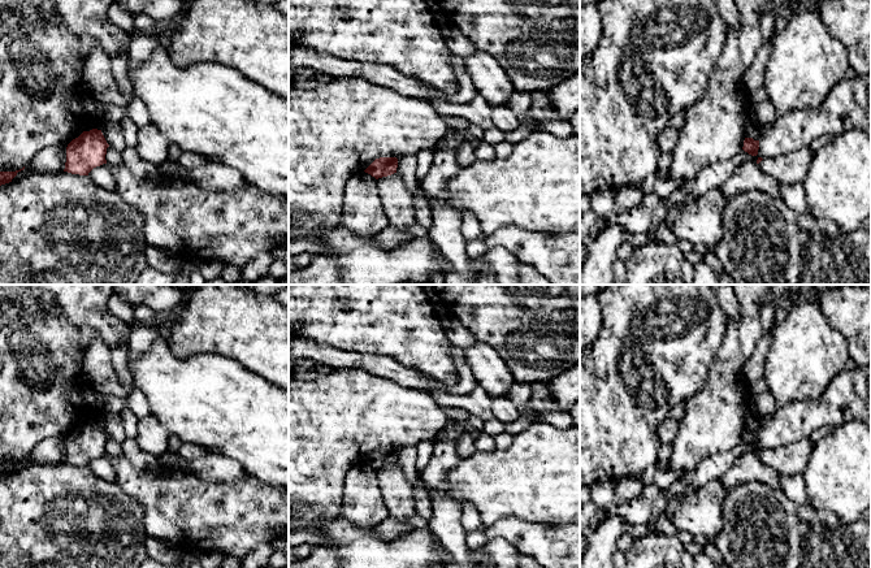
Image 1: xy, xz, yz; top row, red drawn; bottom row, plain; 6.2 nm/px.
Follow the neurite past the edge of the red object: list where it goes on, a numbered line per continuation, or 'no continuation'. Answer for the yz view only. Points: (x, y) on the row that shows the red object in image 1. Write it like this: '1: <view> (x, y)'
no continuation

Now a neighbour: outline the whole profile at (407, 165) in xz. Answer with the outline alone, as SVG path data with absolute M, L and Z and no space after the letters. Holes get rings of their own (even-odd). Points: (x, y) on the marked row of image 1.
M400 156L398 157L396 173L402 175L406 188L411 196L424 196L429 203L429 196L422 191L420 181L416 177L417 156Z

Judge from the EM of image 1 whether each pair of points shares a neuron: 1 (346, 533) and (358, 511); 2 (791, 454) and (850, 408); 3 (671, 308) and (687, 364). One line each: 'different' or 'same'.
1: different
2: different
3: same

